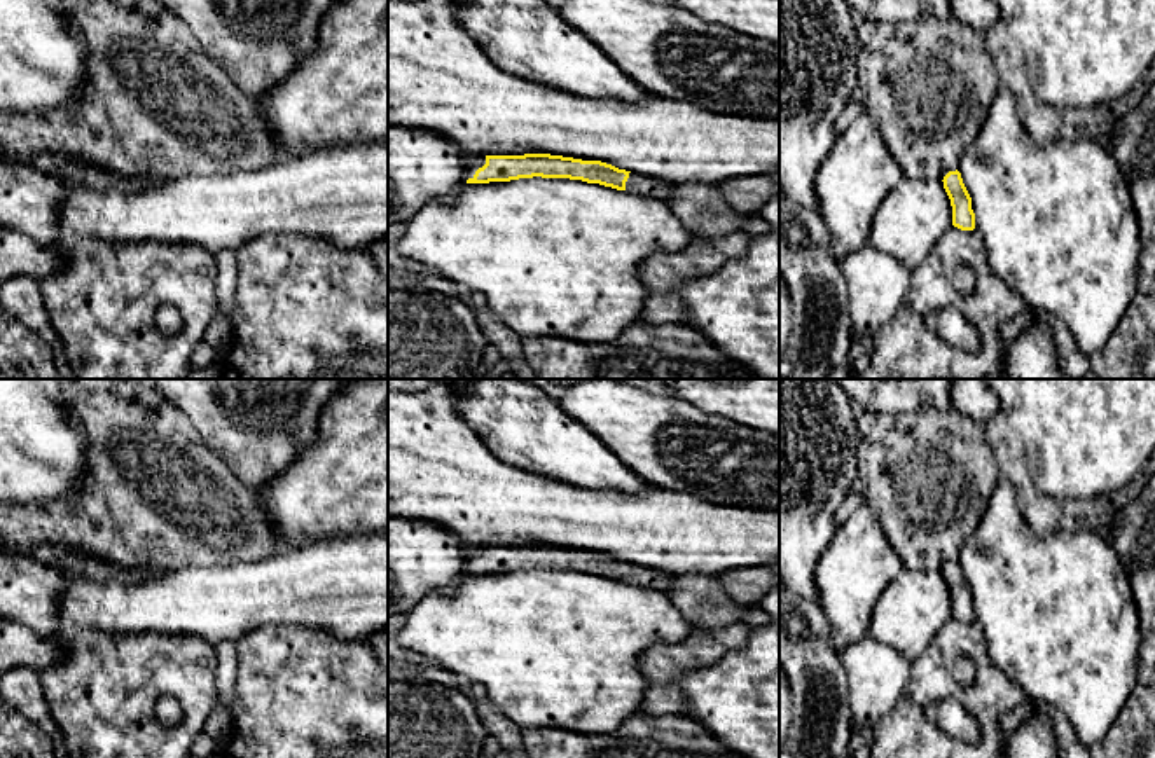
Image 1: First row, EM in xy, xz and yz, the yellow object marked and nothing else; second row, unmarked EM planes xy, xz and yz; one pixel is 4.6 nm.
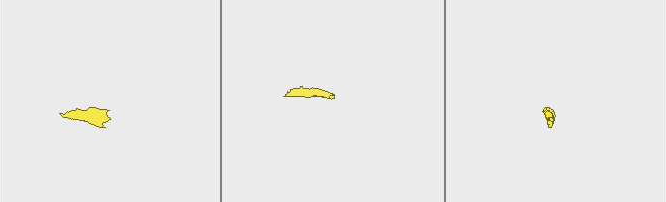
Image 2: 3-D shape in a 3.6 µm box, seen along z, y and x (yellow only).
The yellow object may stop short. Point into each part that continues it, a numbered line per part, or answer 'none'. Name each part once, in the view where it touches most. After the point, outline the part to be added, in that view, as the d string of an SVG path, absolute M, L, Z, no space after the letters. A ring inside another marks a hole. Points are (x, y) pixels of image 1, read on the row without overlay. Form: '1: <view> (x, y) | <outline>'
1: xz (474, 554) | M467 547L465 569L474 569L475 562L486 555L486 547Z
2: xz (636, 575) | M629 564L629 569L626 573L626 582L631 585L640 585L647 589L655 589L655 590L666 590L671 582L673 582L671 573L652 569L652 568L643 568L638 564Z

